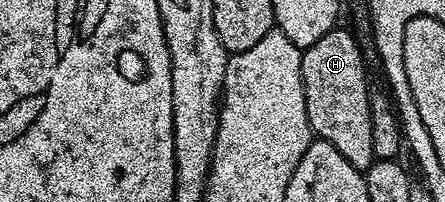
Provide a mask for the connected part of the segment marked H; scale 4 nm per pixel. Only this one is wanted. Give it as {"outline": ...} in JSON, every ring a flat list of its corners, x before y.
{"outline":[[347,28,344,29,331,29,322,35,322,39,318,39,318,43,303,50,300,62,306,115,313,134,319,140,330,143,330,147,334,147,334,151,338,151,338,155,350,163,350,167,367,171,377,160,374,138,370,132,372,116,368,73,364,70,364,57,360,54,361,42]]}

